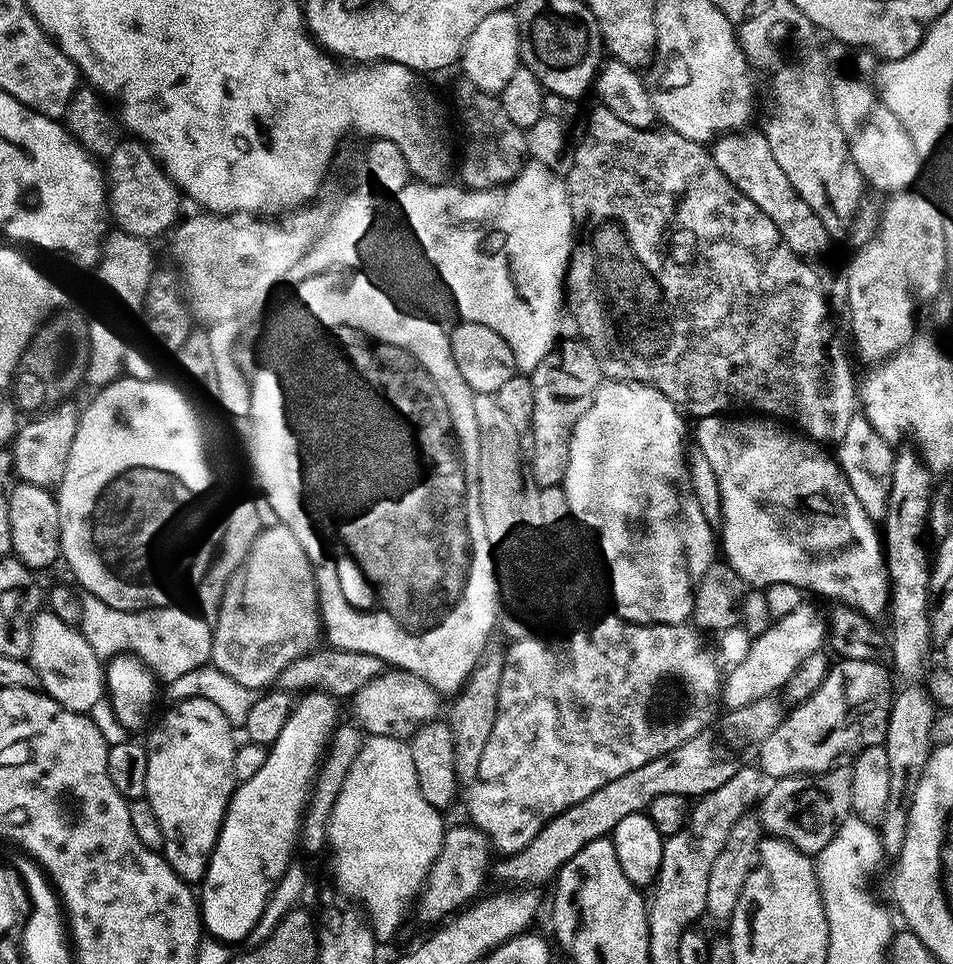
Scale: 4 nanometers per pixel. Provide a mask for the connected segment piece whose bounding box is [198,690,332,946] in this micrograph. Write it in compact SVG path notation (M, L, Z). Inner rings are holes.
M312 690L301 696L304 697L293 703L282 734L268 748L262 770L257 770L254 778L239 781L224 815L224 825L208 869L198 884L203 931L222 944L236 946L239 940L255 933L258 918L262 918L274 886L278 886L288 865L293 863L292 851L298 848L300 823L304 821L310 789L332 740L328 712L324 709L325 693Z

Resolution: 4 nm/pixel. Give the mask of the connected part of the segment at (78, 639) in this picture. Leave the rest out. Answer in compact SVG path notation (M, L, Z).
M41 610L34 618L28 656L40 679L40 688L66 710L88 714L99 700L105 699L105 665L90 650L90 642L86 642L79 627L62 622L58 614Z

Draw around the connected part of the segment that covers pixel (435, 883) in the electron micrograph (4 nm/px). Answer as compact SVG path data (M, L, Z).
M463 823L456 824L453 828L451 825L445 831L444 841L438 850L438 858L434 858L428 877L424 880L424 887L420 889L414 901L416 920L420 924L439 925L445 918L451 917L481 895L480 887L484 884L484 875L487 872L489 875L494 849L485 832L478 830L471 823Z

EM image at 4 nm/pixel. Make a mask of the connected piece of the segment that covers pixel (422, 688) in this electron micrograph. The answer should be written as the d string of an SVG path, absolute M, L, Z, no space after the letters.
M386 670L350 697L351 719L368 736L385 736L407 741L423 724L428 724L441 715L440 700L441 693L433 690L422 678L409 672Z

